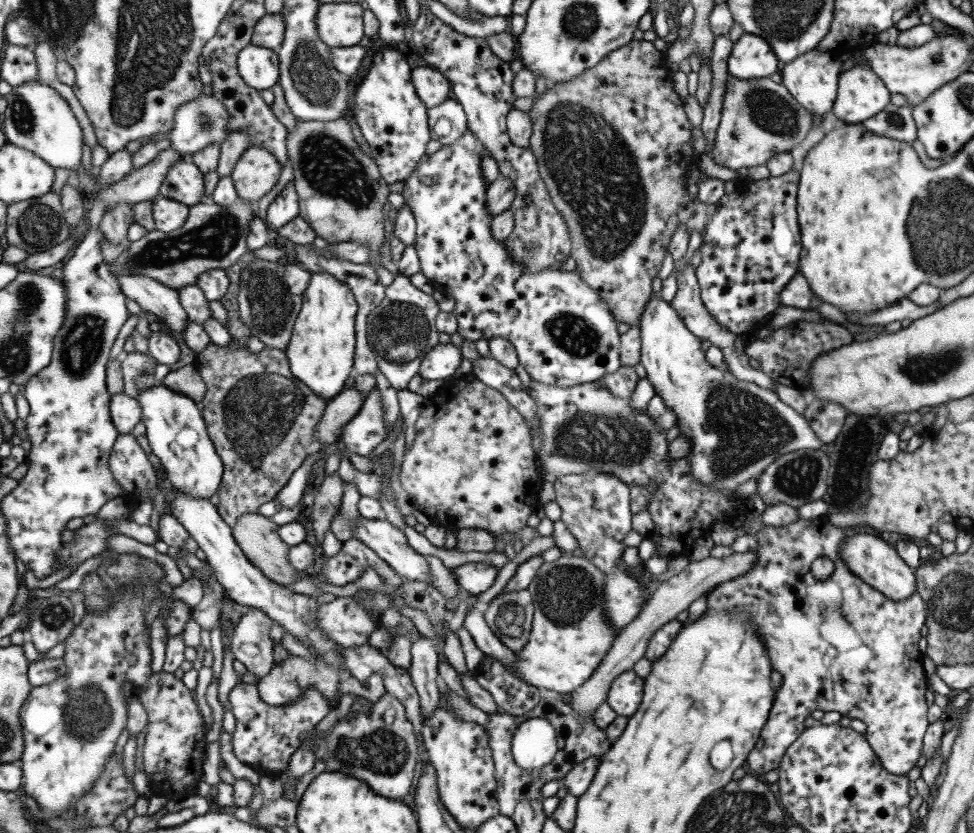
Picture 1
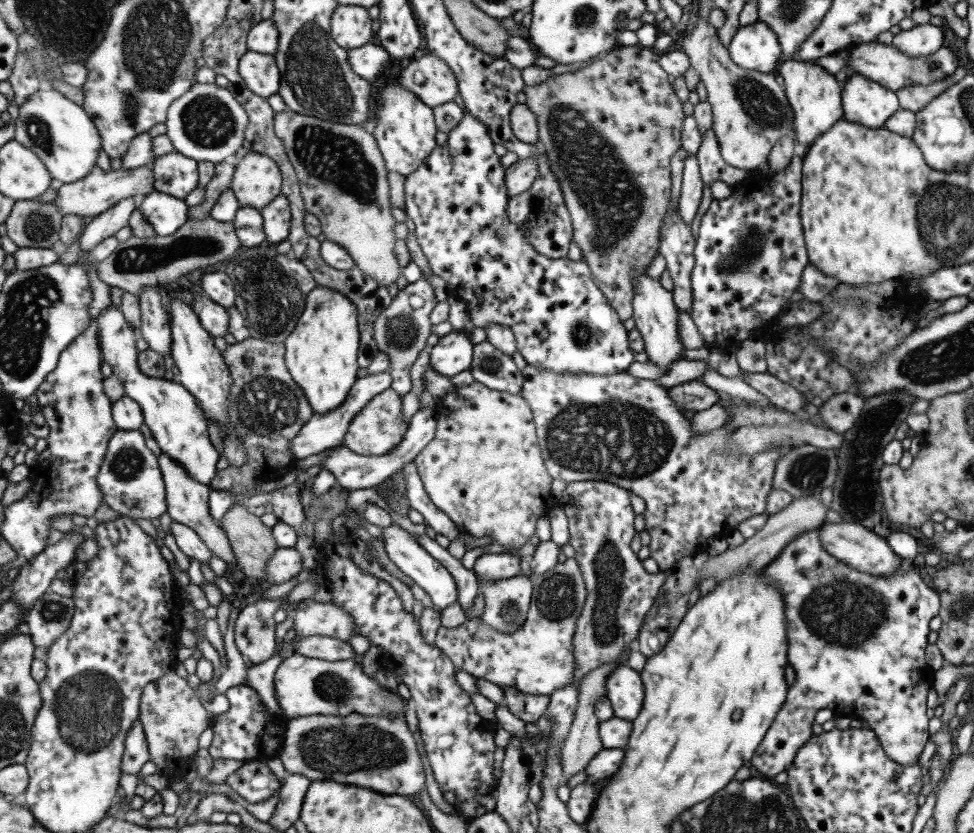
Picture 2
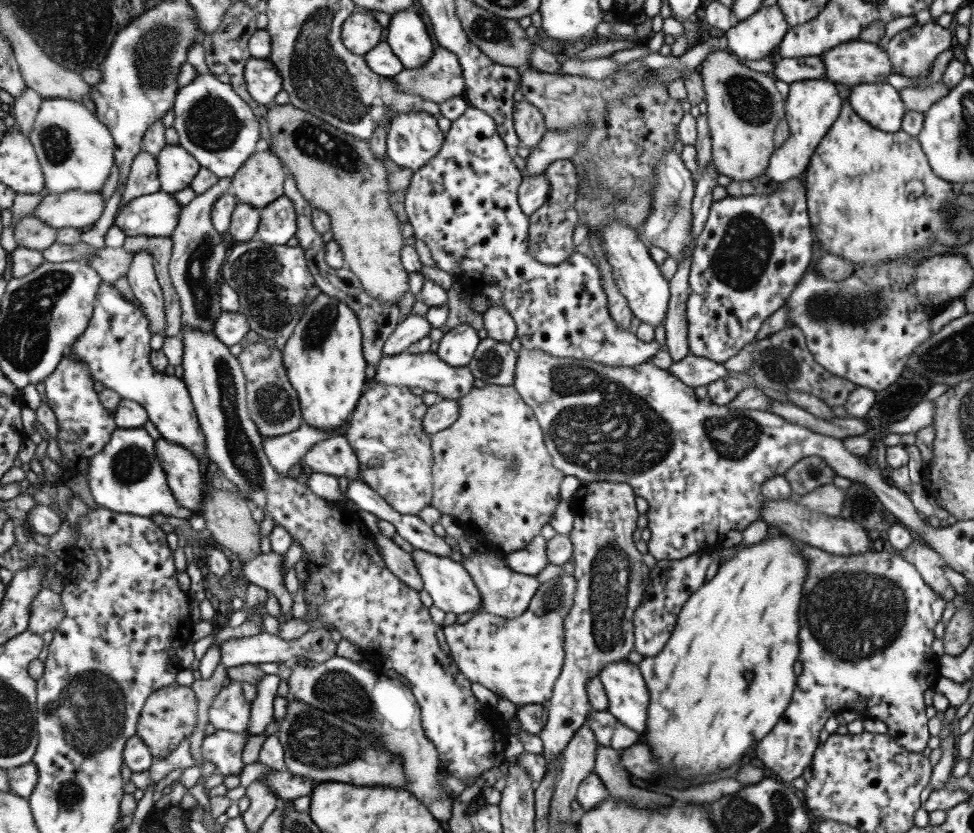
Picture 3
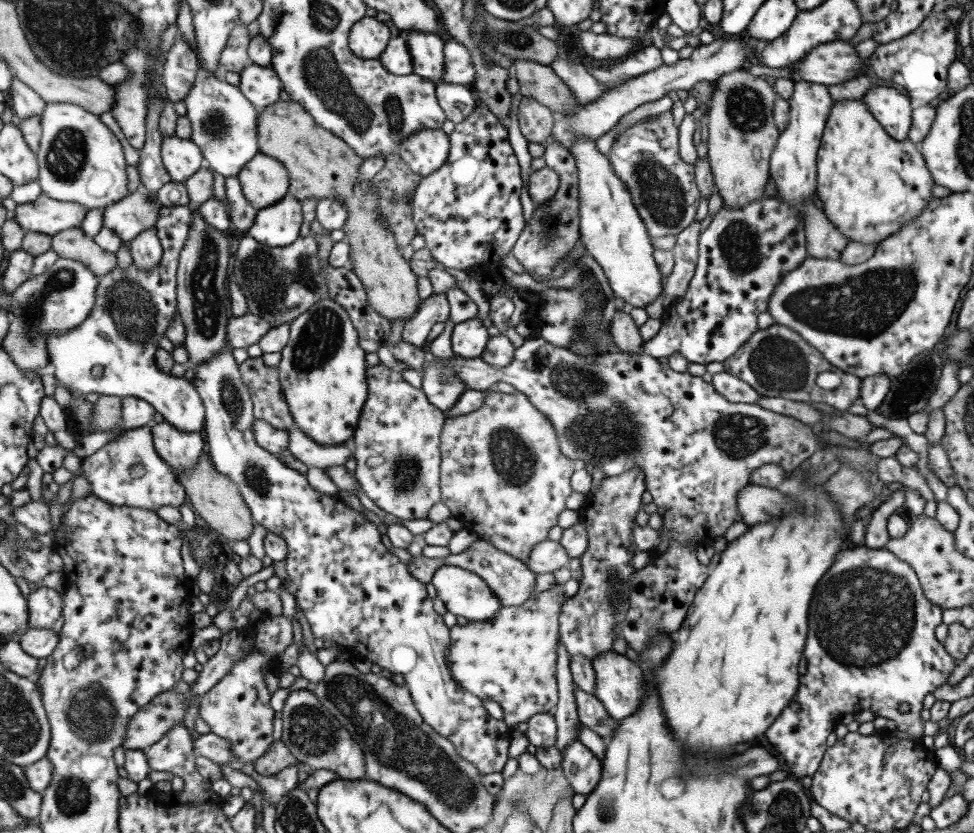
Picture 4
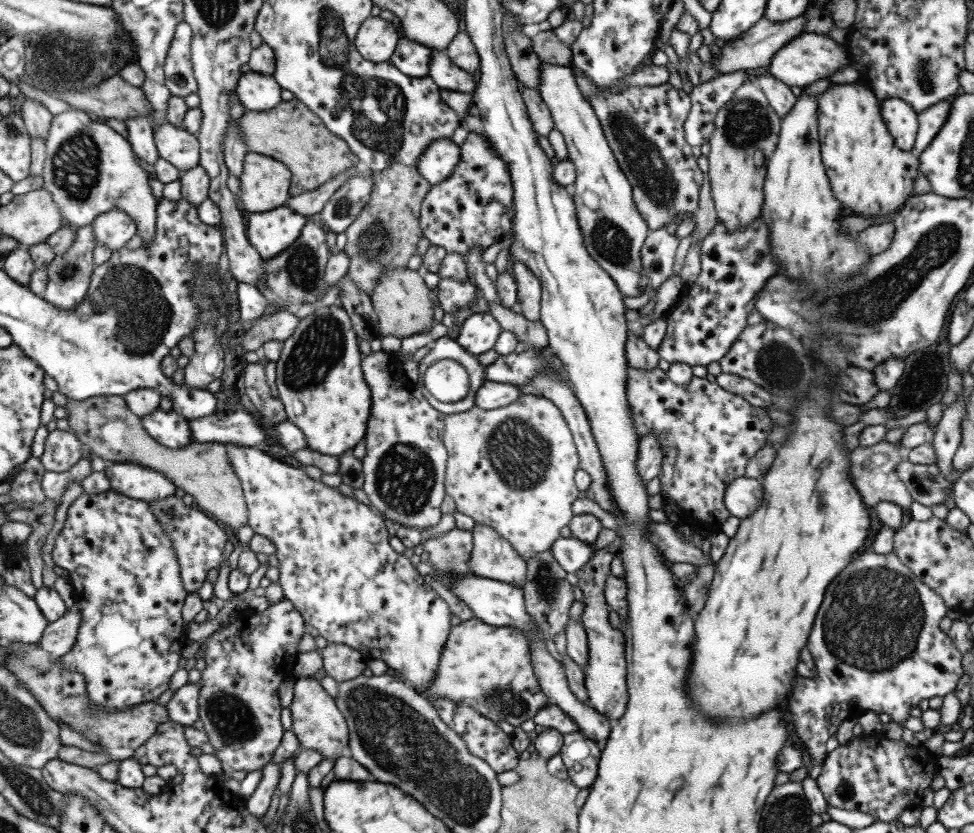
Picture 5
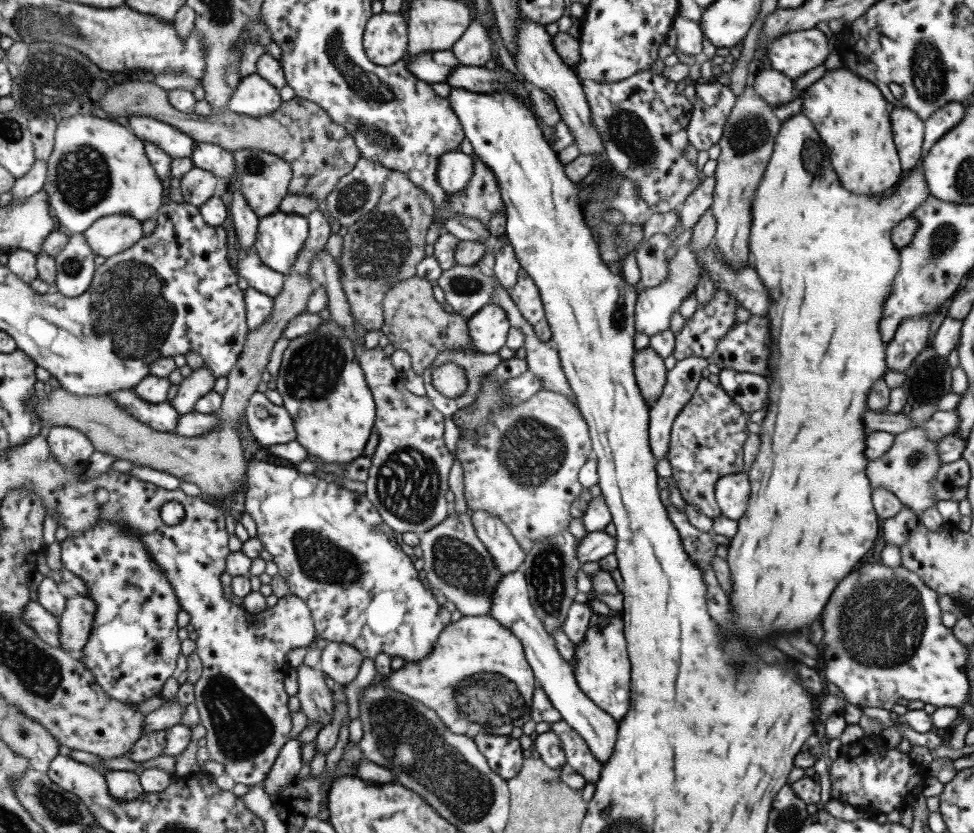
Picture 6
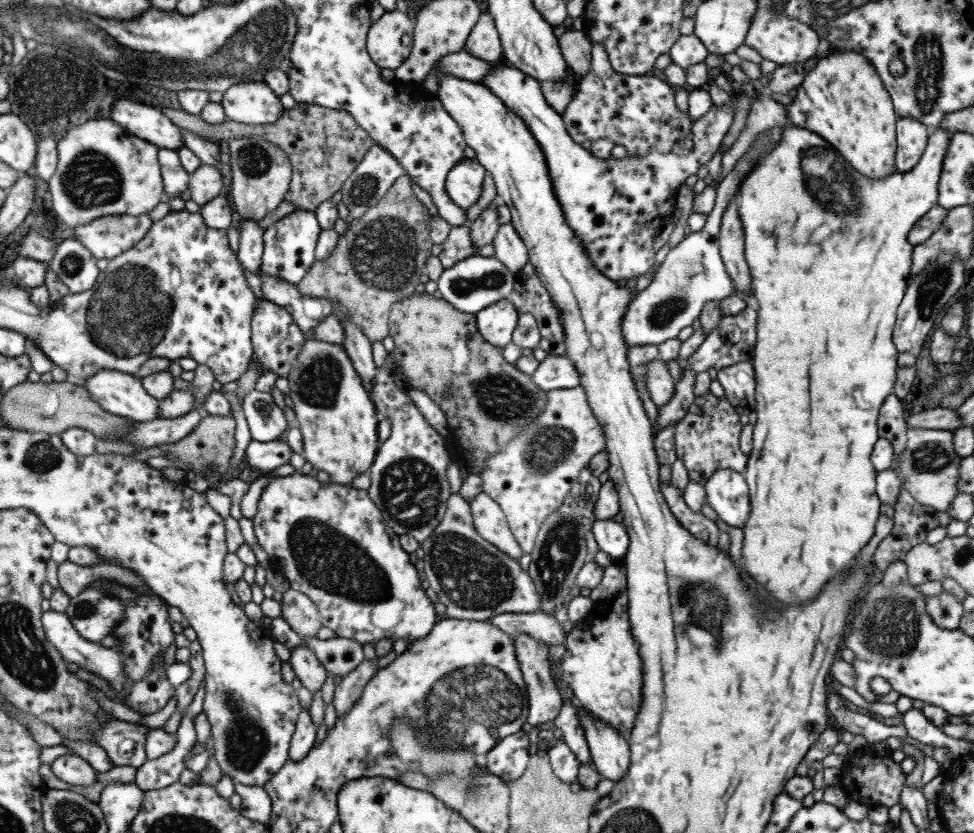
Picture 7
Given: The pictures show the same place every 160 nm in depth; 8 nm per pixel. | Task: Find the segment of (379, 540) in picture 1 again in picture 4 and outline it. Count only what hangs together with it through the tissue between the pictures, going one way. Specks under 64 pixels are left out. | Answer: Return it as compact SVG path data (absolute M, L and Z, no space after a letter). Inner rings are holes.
M442 564L432 572L430 582L435 588L436 597L445 605L446 612L455 616L463 616L469 622L484 621L497 614L497 610L501 610L501 605L497 597L488 589L488 584L468 570L450 564Z

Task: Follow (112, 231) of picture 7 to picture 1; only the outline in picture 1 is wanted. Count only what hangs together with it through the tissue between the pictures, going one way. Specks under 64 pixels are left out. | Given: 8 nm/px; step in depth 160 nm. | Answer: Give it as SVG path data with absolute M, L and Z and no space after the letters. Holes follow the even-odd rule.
M156 195L152 199L152 217L155 231L167 233L177 230L187 218L188 206L175 202L175 199Z

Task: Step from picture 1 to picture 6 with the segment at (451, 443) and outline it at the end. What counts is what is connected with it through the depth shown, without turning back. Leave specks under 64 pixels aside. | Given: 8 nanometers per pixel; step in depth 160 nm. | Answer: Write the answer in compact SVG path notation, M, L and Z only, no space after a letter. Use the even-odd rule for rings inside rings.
M538 391L531 396L528 400L521 402L519 405L513 406L511 410L503 410L501 412L491 413L488 416L488 421L484 426L484 430L481 434L473 435L468 437L464 435L464 430L458 428L459 435L458 440L455 444L454 459L459 461L461 469L463 469L463 498L466 504L466 508L469 510L482 510L488 512L493 516L496 516L508 529L509 532L514 536L517 544L521 547L523 552L531 550L531 547L535 542L543 540L548 536L554 536L561 532L569 524L570 520L570 506L571 503L581 494L582 486L578 481L578 472L581 466L591 458L593 455L590 438L588 437L588 428L586 422L578 411L577 404L573 403L571 399L567 399L565 395L555 393L554 391Z

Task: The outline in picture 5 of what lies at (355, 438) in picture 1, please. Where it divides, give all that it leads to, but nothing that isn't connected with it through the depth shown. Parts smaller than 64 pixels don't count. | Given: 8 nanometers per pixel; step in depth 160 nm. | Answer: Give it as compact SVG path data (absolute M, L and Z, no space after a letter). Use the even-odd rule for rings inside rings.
M384 351L370 352L360 363L362 378L367 384L371 396L370 416L366 420L365 456L361 460L363 466L363 482L361 490L366 494L367 504L375 512L419 530L435 526L442 514L439 505L443 502L444 476L447 464L447 453L442 443L444 414L434 410L421 395L420 390L409 383L404 376L402 363L395 355Z

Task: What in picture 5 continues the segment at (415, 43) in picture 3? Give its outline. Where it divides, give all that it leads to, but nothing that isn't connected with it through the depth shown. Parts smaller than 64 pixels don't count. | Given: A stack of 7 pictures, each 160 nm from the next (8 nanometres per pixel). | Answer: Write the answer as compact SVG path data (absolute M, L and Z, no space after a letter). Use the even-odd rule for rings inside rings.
M430 48L430 61L427 76L439 89L473 92L476 85L476 73L469 74L455 66L443 50Z

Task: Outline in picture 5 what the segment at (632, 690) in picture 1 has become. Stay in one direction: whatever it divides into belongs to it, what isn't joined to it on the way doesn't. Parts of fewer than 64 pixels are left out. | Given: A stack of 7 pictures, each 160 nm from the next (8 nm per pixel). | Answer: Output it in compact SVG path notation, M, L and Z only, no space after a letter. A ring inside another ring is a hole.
M604 548L596 550L578 571L577 586L583 595L585 603L580 622L586 634L586 645L588 648L587 664L582 668L584 687L588 696L590 706L599 714L606 716L614 723L624 713L628 692L626 687L626 662L624 657L624 635L623 629L613 629L607 621L609 606L604 600L604 582L610 574L610 562L613 553Z

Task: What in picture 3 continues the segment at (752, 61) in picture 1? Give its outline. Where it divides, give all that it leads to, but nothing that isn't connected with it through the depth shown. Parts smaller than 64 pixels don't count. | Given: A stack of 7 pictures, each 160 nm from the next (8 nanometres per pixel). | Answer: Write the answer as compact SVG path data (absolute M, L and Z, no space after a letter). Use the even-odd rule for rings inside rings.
M776 3L757 9L749 18L733 22L730 29L724 31L727 48L740 60L764 59L776 50L787 32Z

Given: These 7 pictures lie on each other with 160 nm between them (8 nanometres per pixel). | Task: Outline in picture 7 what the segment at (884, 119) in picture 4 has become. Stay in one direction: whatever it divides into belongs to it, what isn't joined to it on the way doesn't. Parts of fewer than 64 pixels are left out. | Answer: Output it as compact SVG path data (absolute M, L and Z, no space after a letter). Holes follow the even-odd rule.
M896 117L894 167L897 173L910 171L924 151L929 131L911 117Z

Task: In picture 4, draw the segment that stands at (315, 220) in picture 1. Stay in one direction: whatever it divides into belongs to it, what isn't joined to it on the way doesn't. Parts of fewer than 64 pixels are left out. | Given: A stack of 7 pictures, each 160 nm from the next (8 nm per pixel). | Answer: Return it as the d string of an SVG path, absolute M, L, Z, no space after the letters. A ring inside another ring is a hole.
M280 101L268 104L259 110L257 121L255 122L255 132L257 137L258 152L273 157L280 162L288 174L288 193L302 201L306 198L327 199L332 198L344 204L347 209L342 229L344 230L344 240L349 245L348 267L363 285L366 301L369 306L380 316L388 319L390 323L395 319L407 322L417 309L420 298L417 294L415 274L411 272L408 262L400 254L399 248L394 241L392 232L384 225L384 220L376 213L376 192L372 187L371 180L360 181L358 168L362 163L362 158L357 156L350 149L342 138L324 130L315 124L311 115L297 102Z

